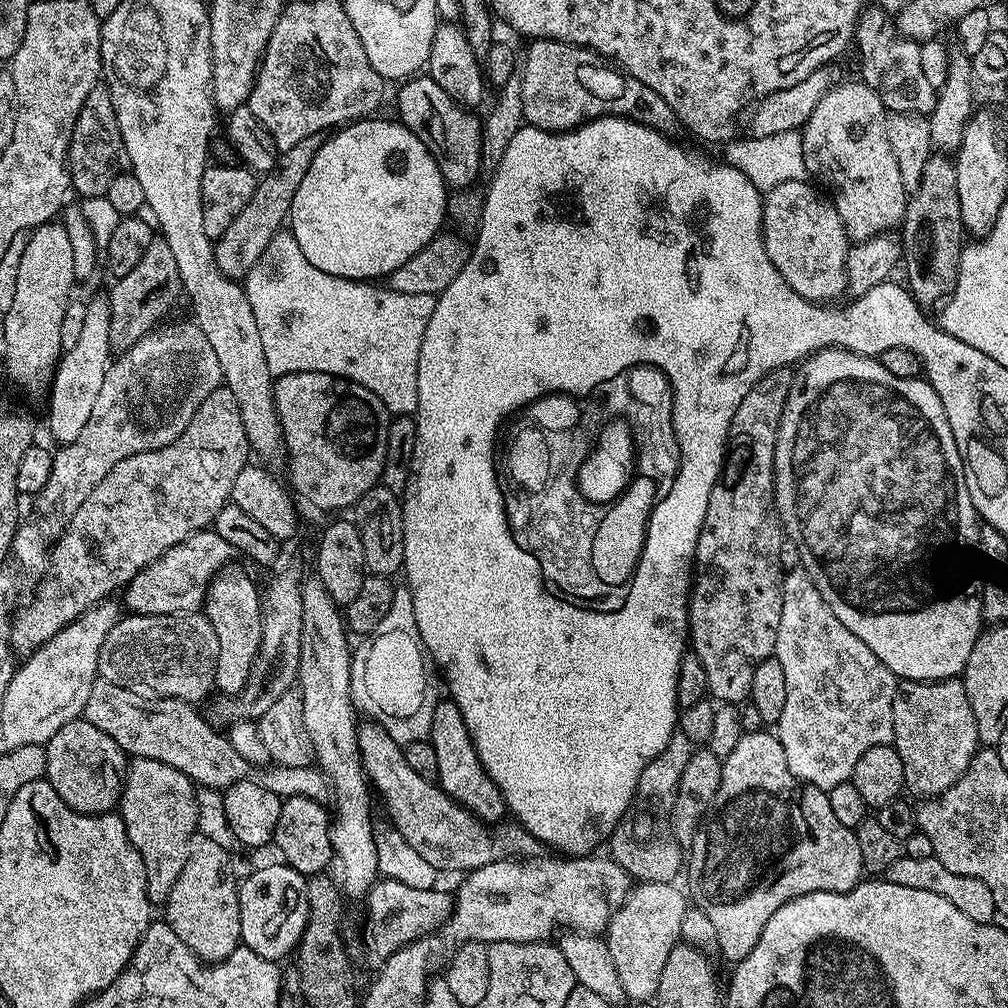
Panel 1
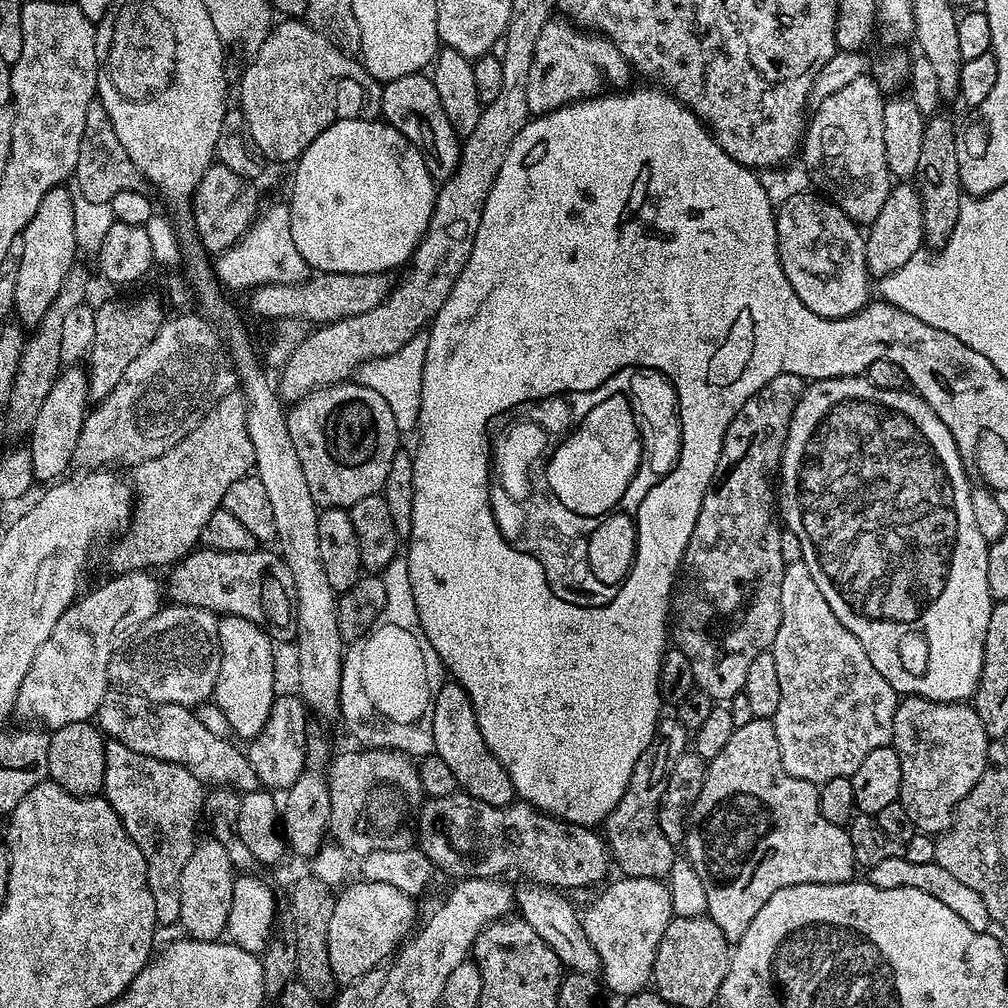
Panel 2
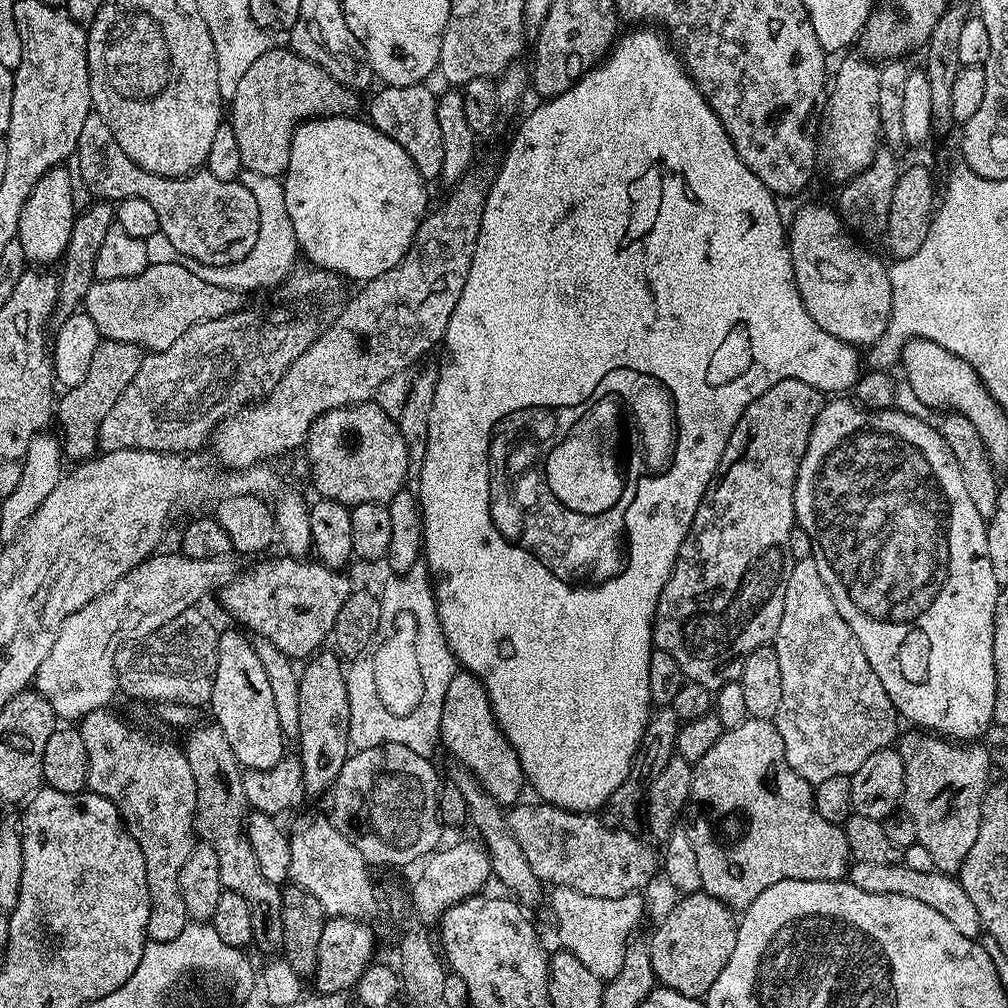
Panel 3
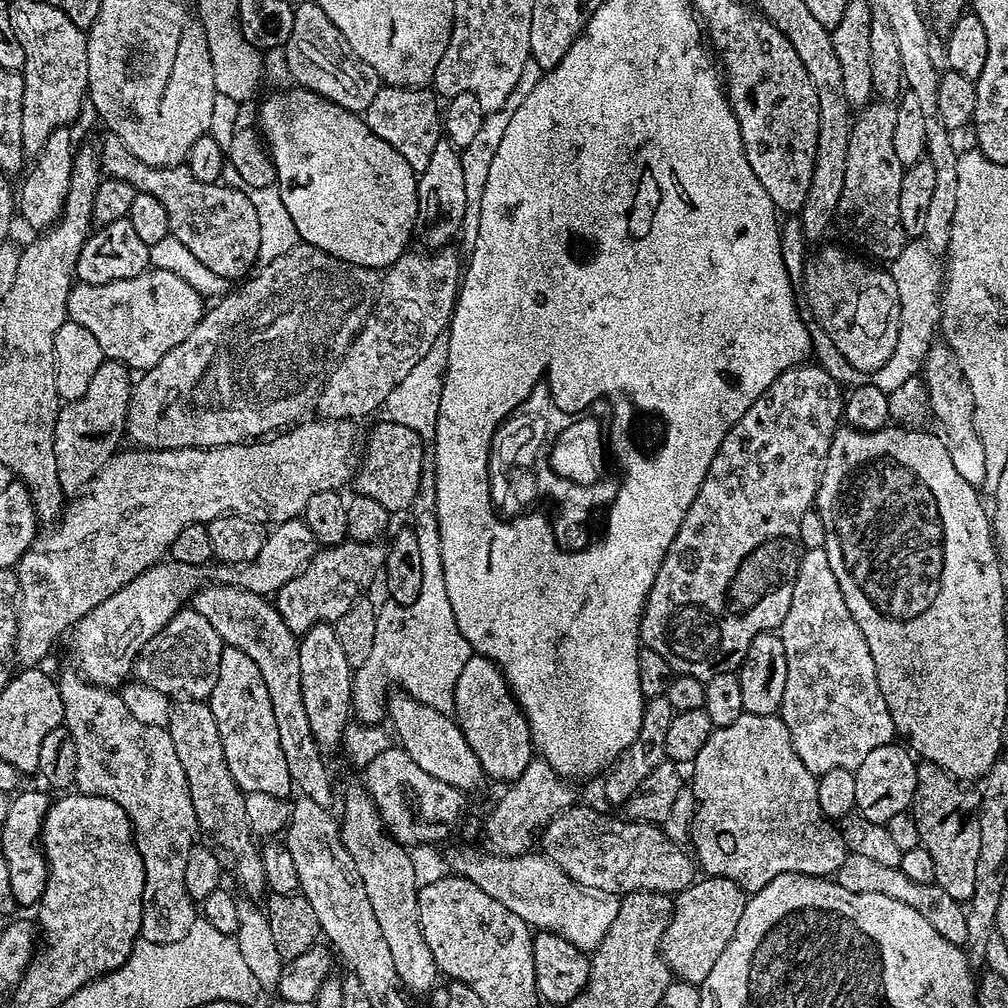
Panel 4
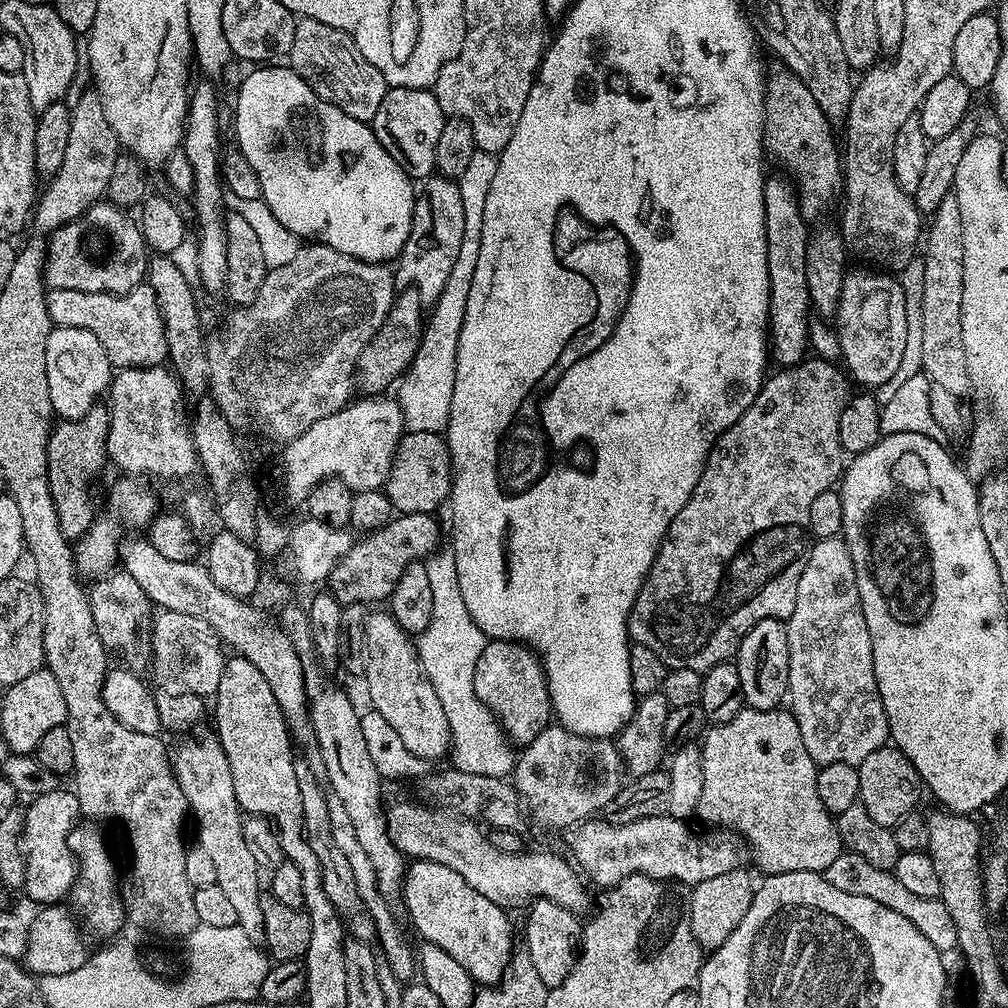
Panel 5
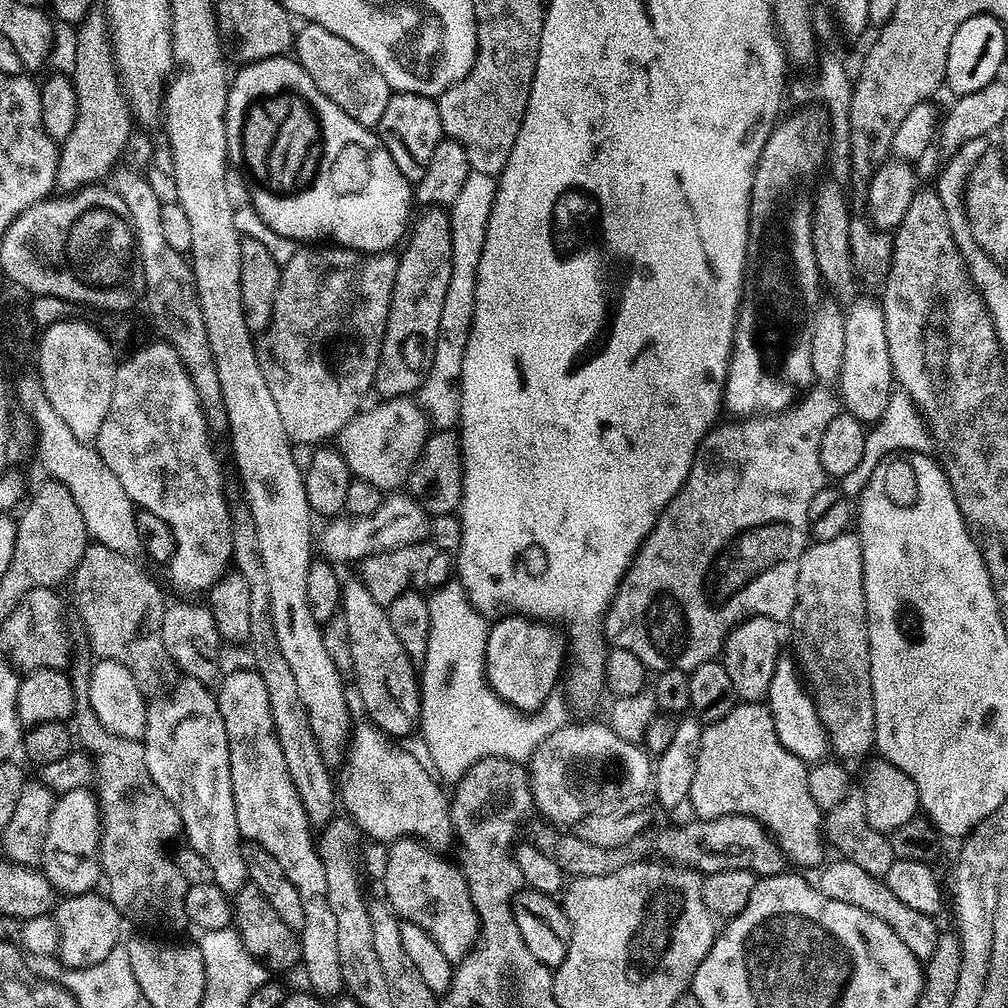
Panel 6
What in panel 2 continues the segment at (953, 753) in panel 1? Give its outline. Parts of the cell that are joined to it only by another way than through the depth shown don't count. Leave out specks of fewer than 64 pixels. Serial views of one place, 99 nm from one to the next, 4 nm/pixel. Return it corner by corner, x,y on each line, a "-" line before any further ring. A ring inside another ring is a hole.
905,696
894,710
894,730
890,745
902,762
902,786
898,803
906,810
913,829
929,834
939,834
951,827
956,807
974,790
978,778
988,771
988,747
990,741
986,734
986,726
982,726
982,718
978,718
975,707
971,703
934,702
921,696

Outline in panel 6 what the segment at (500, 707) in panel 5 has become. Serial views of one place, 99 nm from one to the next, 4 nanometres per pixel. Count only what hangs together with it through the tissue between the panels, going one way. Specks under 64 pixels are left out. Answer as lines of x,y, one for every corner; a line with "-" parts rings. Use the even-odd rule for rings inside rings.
517,614
499,617
488,629
484,667
488,684
520,712
536,712
554,695
564,660
566,664
565,633
551,623

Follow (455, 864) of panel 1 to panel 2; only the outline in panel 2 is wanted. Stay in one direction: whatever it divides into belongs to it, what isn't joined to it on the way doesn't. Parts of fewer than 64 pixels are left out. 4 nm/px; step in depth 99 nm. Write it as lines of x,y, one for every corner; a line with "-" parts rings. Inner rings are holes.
457,791
457,796
444,796
442,798
427,799
419,815
420,837
418,846
429,863
436,869
440,868
448,872
452,863
456,860
456,852
464,852
468,860
469,873
472,876
496,878
507,868
513,868
521,872
521,877
529,881
542,884
545,888
557,890
569,890
568,888
588,888
596,884
608,872
610,868
610,853
607,843
599,831
582,824
571,824
565,820
557,820
555,816
549,816
547,812
539,812
533,804
513,802
504,808
495,808
486,802
476,800
467,792

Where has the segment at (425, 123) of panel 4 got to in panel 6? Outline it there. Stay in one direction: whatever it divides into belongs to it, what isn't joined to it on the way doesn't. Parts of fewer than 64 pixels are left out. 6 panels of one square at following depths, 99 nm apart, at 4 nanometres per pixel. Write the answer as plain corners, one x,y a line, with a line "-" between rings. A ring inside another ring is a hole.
393,92
386,102
386,110
382,113
378,135
386,150
390,150
394,166
402,170
404,177
410,182
420,180
422,174
426,174
426,166
430,166
434,146
438,146
438,142
445,139
439,103
431,96

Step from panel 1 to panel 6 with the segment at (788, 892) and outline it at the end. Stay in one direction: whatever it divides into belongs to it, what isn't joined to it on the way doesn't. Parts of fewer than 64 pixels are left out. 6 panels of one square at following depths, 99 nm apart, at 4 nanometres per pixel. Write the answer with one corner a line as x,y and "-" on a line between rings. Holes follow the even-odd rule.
740,702
730,710
730,714
726,714
726,718
703,729
697,770
687,803
692,804
693,810
696,811
693,813
697,817
705,820
714,820
717,816
753,816
772,833
791,863
793,860
804,868
815,869
825,863
826,841
820,807
814,802
814,798
810,798
808,769
809,765
781,742
767,703

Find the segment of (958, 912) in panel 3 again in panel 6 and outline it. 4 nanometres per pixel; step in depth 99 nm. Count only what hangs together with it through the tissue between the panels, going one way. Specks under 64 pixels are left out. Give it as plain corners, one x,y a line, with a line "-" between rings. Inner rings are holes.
843,858
835,859
829,859
819,869
819,872
821,871
820,880
818,879
820,891
838,902
850,902
852,906
858,906
862,910
866,910
868,914
882,918
882,922
886,922
902,938
902,942
906,942
906,946
910,946
910,950
917,960
921,962
928,960
930,954
934,954
934,946
938,946
941,929
936,928
937,921
931,916
922,914
919,910
914,910
911,906
906,906
906,902
902,902
881,877
866,874
866,870
862,870
862,866
858,866
858,862
850,862

